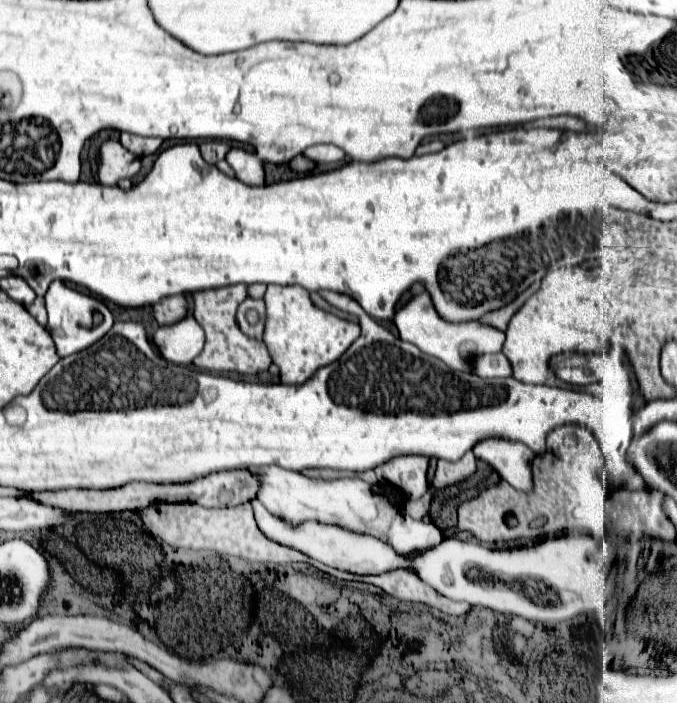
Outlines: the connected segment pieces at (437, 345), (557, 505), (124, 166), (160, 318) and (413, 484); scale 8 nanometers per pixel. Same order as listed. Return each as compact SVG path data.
M420 294L414 300L410 300L404 308L400 308L394 316L394 324L400 332L400 338L418 346L424 354L434 356L438 360L442 360L450 370L456 372L466 372L466 374L474 374L472 370L472 360L476 356L484 356L484 354L496 354L502 352L504 346L504 332L484 326L480 322L464 322L464 324L450 324L446 320L442 320L428 294Z
M542 452L532 462L534 486L528 494L510 488L506 480L500 484L484 488L482 496L458 504L458 524L446 530L442 536L450 538L456 532L468 530L480 542L510 542L510 540L540 540L544 536L554 536L566 532L572 526L572 500L576 498L576 488L572 488L572 476L560 468L560 460L550 452Z
M108 138L100 150L102 162L98 168L98 176L102 184L114 186L120 178L132 178L140 170L140 160L132 156L126 148L122 148L118 140Z
M170 296L170 300L164 300L154 306L154 318L158 326L176 324L178 320L186 318L186 312L188 312L188 306L184 296Z
M396 456L386 464L380 464L374 472L380 482L390 482L400 488L406 498L418 500L428 492L428 456Z

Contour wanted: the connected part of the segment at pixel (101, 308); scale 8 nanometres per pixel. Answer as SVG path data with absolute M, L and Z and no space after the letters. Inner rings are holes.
M52 282L46 292L46 308L48 308L48 332L56 344L56 354L60 358L66 358L70 354L82 352L90 348L94 342L98 342L114 324L112 312L106 308L106 304L98 298L92 298L88 294L76 292L68 288L64 282Z

